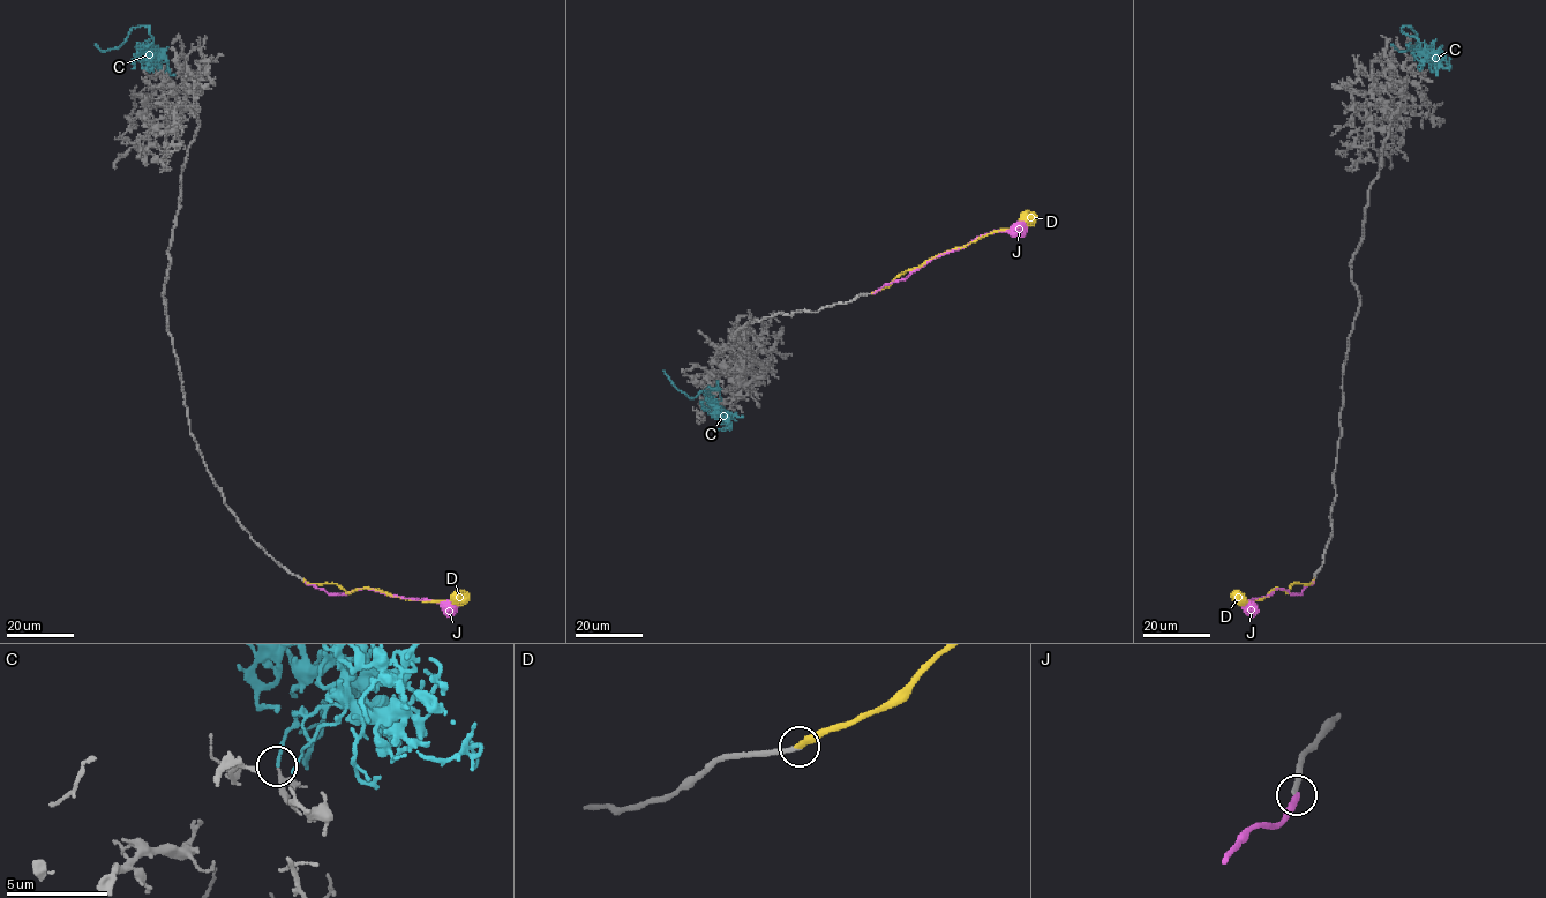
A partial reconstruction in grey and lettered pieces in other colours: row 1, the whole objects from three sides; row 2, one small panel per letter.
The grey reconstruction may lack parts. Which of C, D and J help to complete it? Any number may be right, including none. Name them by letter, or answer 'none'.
J

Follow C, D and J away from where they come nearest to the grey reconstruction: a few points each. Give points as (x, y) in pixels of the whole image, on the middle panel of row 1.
C: (711, 397), (714, 405), (712, 401), (721, 399), (718, 381), (714, 390), (700, 390), (689, 397), (662, 369)
D: (872, 293), (938, 255), (999, 230), (1028, 225), (1036, 215)
J: (872, 294), (989, 233), (1023, 227)

